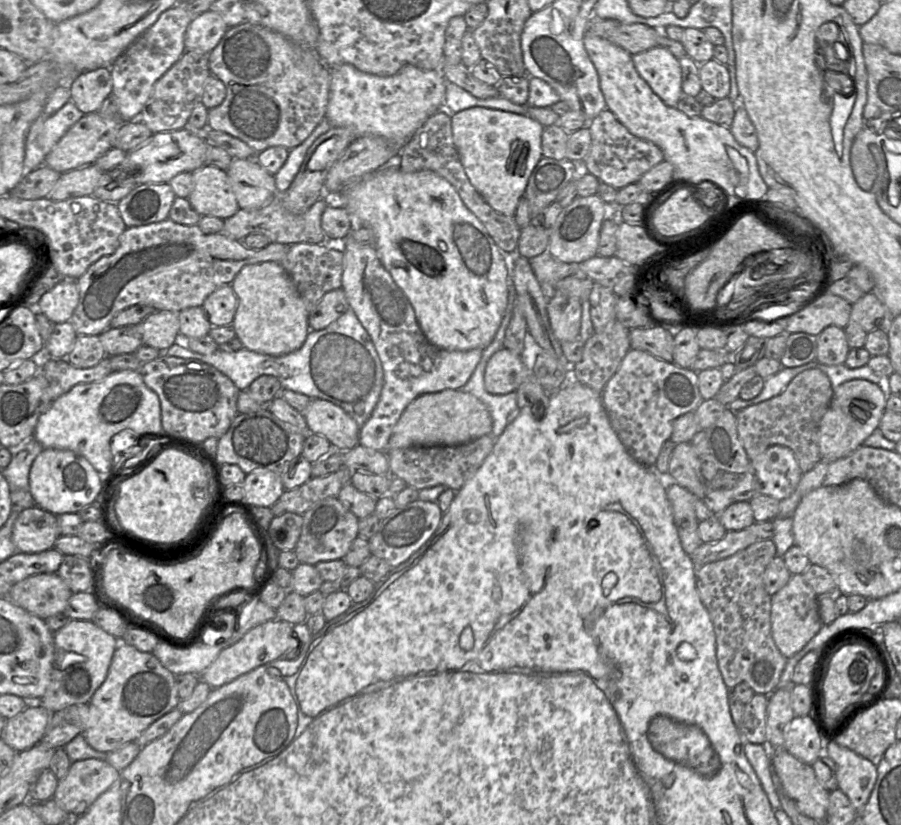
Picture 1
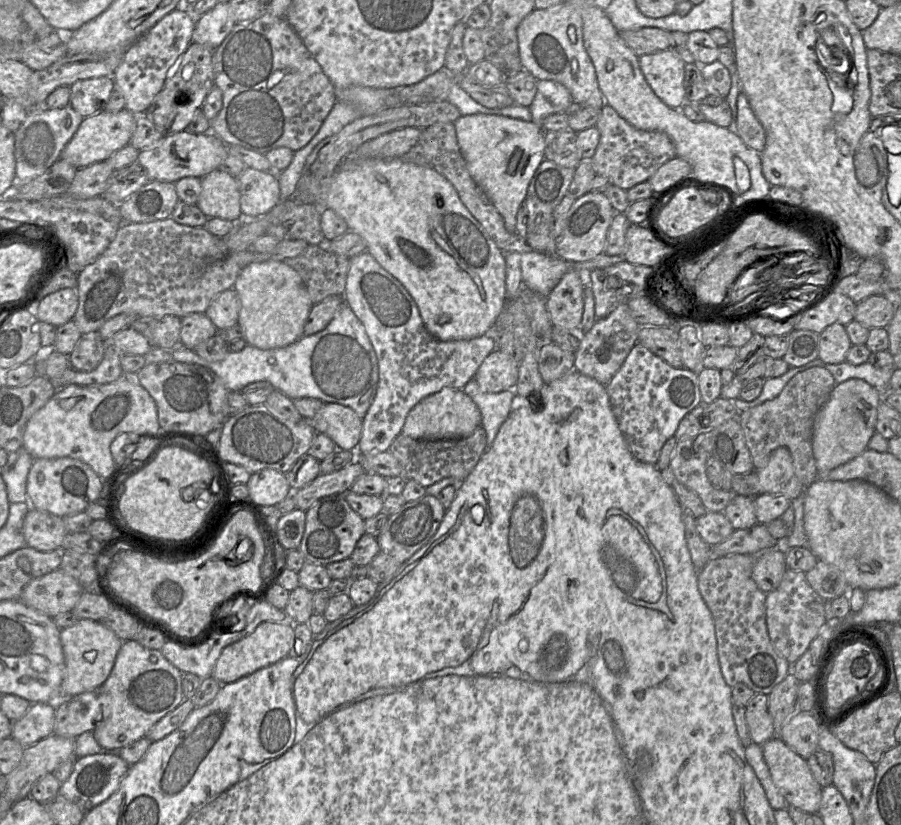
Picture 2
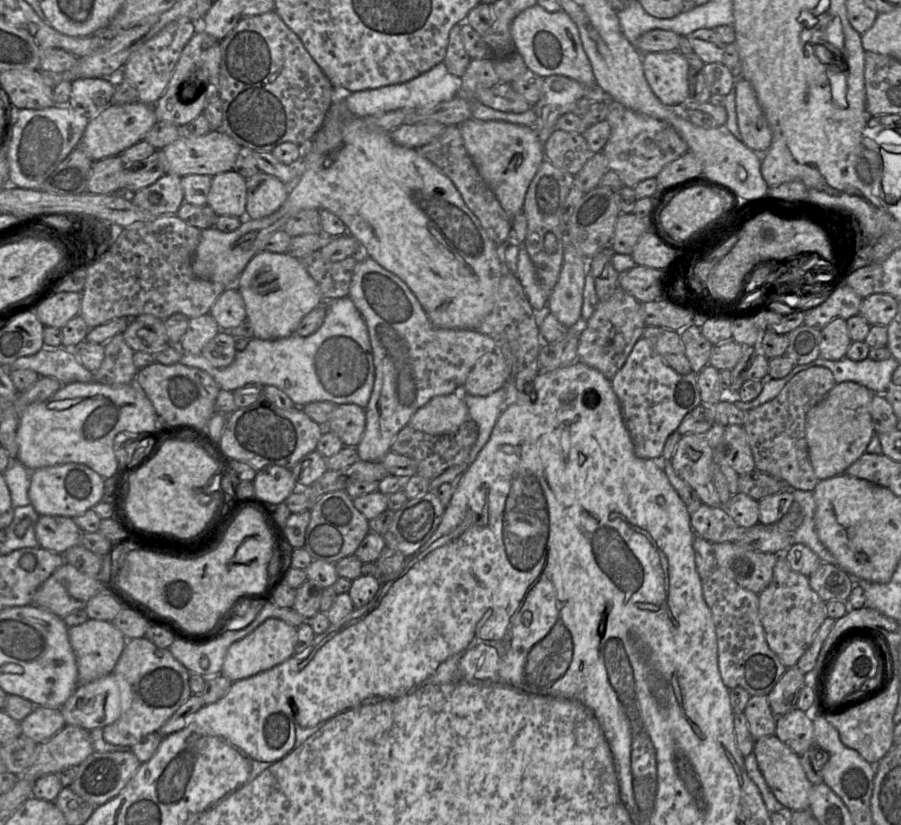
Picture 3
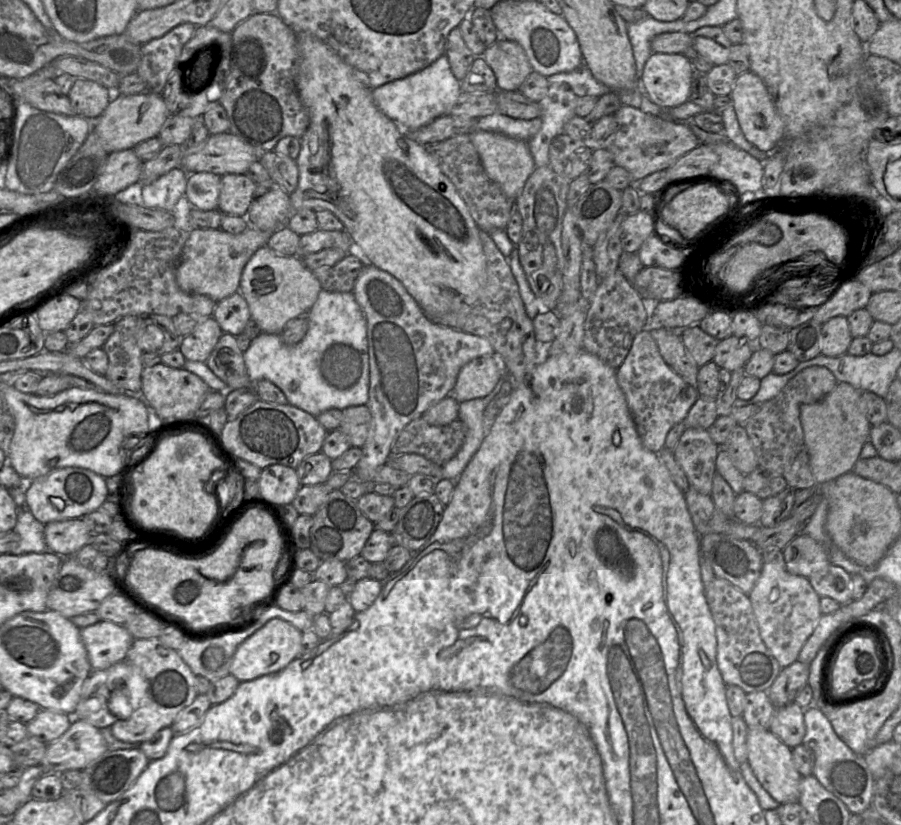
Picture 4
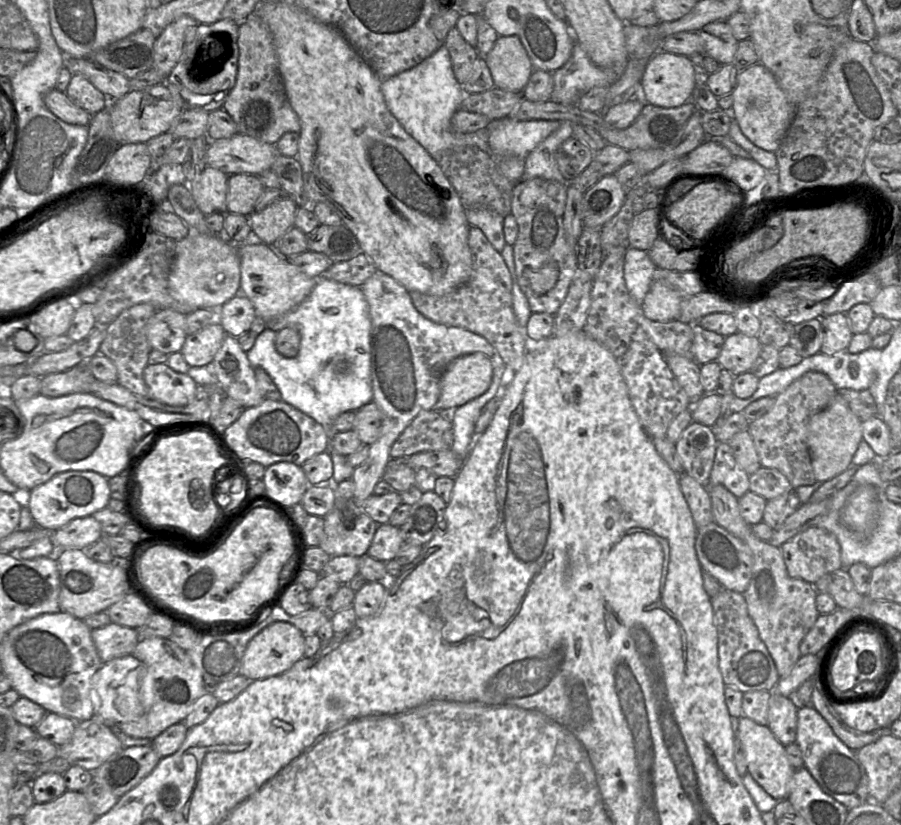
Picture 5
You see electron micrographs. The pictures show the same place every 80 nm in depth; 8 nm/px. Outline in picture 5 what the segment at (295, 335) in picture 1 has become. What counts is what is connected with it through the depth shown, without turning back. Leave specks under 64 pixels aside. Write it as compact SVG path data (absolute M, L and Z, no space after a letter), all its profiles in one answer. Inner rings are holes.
M251 239L235 244L240 258L240 291L253 303L256 316L266 323L281 317L301 304L311 293L318 278L312 278L292 265L272 246Z

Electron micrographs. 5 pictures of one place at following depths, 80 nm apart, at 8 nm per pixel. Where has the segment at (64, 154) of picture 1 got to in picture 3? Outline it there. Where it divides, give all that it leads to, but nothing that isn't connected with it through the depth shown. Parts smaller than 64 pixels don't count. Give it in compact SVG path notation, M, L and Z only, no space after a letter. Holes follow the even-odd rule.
M140 101L128 104L111 103L89 120L77 147L80 147L92 161L120 155L127 148L143 141L156 122L153 105L147 105Z

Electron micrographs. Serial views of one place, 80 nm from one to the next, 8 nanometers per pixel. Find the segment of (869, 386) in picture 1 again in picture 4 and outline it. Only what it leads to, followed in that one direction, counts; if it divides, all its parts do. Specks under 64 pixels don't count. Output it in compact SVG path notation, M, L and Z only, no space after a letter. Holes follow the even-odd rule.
M838 382L822 400L801 407L805 446L818 485L852 472L863 445L869 440L871 425L863 413L861 392L846 382Z

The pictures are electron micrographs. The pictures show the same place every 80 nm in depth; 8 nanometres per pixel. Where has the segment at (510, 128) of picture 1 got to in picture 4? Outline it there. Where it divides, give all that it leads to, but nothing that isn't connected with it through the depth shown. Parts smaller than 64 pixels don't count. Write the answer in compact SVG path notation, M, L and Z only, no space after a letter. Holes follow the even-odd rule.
M476 130L470 134L486 175L496 183L507 198L515 202L536 166L528 142L502 134Z

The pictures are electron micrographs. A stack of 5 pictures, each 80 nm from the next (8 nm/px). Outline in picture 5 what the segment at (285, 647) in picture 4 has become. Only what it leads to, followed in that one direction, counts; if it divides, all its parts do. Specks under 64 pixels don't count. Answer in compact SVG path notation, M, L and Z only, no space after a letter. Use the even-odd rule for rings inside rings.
M275 621L249 641L242 658L240 674L251 680L265 679L282 674L305 657L304 651L304 633L289 622Z

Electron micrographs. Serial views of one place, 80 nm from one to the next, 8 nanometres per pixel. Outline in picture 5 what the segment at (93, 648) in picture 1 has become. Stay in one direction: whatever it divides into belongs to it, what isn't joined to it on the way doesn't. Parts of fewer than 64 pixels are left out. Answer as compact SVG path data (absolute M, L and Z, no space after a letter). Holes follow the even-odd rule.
M113 622L92 629L91 635L103 663L132 654L140 640L136 629Z

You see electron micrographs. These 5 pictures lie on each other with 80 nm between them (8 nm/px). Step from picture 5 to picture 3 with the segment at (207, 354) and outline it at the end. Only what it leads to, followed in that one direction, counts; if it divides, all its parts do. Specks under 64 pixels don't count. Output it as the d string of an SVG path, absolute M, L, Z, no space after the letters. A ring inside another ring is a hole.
M208 313L190 318L186 333L178 347L183 353L201 355L203 347L221 331L215 319Z

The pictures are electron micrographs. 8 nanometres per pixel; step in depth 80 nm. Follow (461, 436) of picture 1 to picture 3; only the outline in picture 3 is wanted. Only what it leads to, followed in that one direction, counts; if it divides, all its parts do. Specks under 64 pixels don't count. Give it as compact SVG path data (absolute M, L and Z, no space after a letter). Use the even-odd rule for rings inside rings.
M458 392L432 398L413 414L408 425L430 435L445 435L456 432L467 420L468 408L463 393Z

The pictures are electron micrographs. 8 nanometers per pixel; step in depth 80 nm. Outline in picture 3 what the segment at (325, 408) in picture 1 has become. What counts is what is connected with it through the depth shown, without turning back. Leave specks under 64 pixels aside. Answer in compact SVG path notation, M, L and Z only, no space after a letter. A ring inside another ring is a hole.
M341 404L333 410L324 429L336 434L344 447L357 447L365 426L365 409L356 404Z

